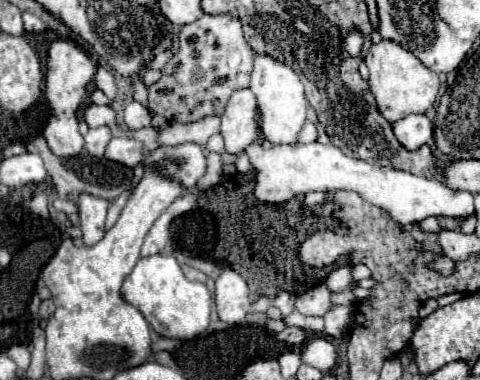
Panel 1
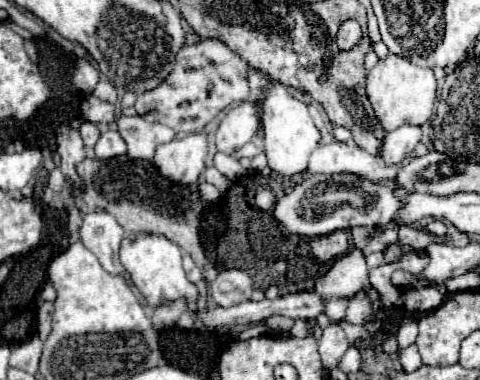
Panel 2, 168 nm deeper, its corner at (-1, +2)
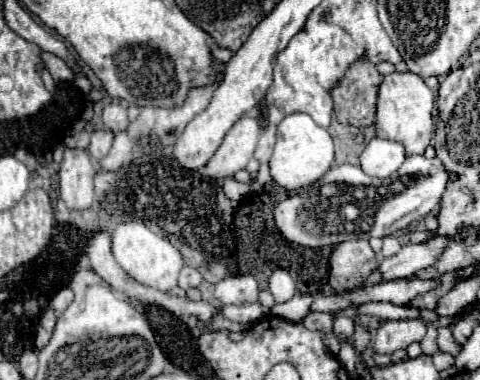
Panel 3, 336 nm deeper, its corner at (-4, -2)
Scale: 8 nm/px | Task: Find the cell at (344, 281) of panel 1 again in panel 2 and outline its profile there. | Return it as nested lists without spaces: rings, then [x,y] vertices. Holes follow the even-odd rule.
[[[390,222],[390,224],[386,224],[386,226],[382,226],[374,232],[374,238],[368,242],[372,248],[364,246],[362,254],[368,256],[370,252],[380,252],[380,250],[384,250],[390,244],[396,244],[396,242],[398,242],[398,226],[394,222]]]

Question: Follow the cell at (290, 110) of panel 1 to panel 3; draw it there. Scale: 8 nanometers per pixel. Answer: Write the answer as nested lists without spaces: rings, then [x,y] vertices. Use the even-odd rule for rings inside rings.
[[[289,114],[277,126],[277,144],[271,156],[271,178],[285,190],[299,190],[315,184],[333,164],[333,140],[329,132],[313,122],[309,114]]]

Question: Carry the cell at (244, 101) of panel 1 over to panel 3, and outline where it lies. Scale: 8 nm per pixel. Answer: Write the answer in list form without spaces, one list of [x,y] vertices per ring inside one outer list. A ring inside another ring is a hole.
[[[243,116],[241,120],[237,120],[235,126],[223,138],[213,158],[203,166],[203,172],[219,180],[219,178],[231,178],[235,172],[243,170],[247,162],[253,158],[259,134],[261,126],[255,118]]]

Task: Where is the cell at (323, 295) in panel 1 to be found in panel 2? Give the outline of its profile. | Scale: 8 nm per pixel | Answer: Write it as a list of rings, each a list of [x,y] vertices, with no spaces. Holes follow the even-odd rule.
[[[356,226],[356,228],[352,228],[350,232],[352,232],[352,238],[354,238],[356,248],[354,248],[352,252],[348,252],[346,256],[338,258],[338,260],[334,262],[334,266],[332,266],[322,278],[318,278],[316,284],[314,284],[314,292],[322,298],[324,314],[326,314],[332,322],[340,322],[340,320],[344,320],[344,316],[346,316],[346,308],[348,308],[352,296],[354,296],[354,294],[356,294],[356,292],[368,282],[368,268],[366,268],[366,260],[364,260],[360,248],[368,244],[368,240],[370,240],[372,234],[374,234],[374,228],[362,228],[362,226]]]

